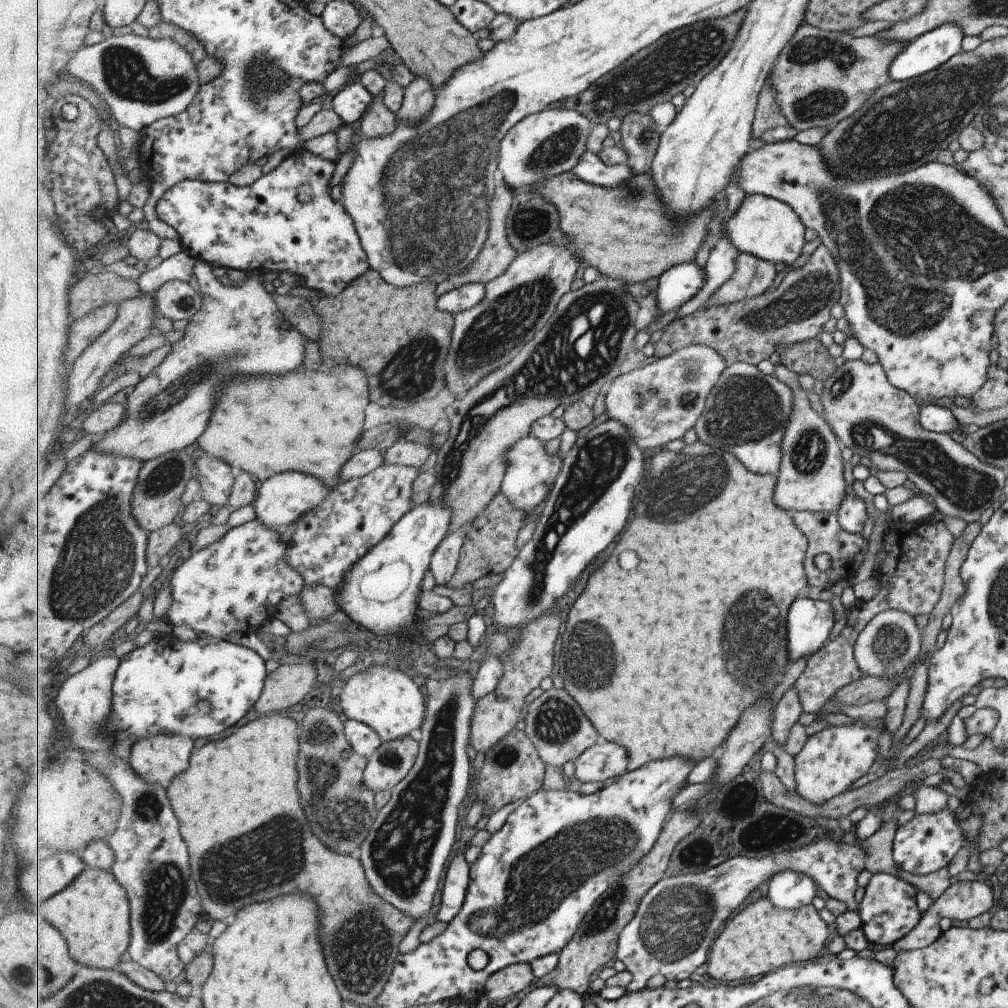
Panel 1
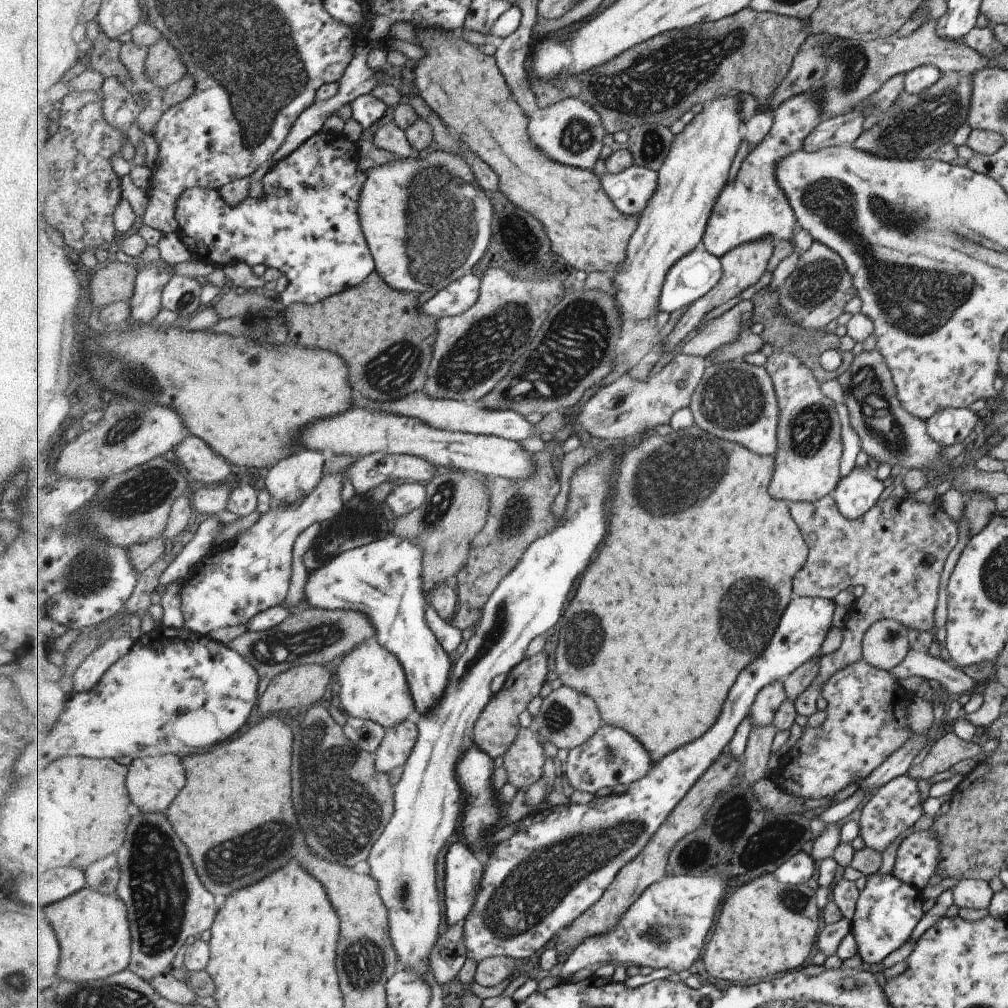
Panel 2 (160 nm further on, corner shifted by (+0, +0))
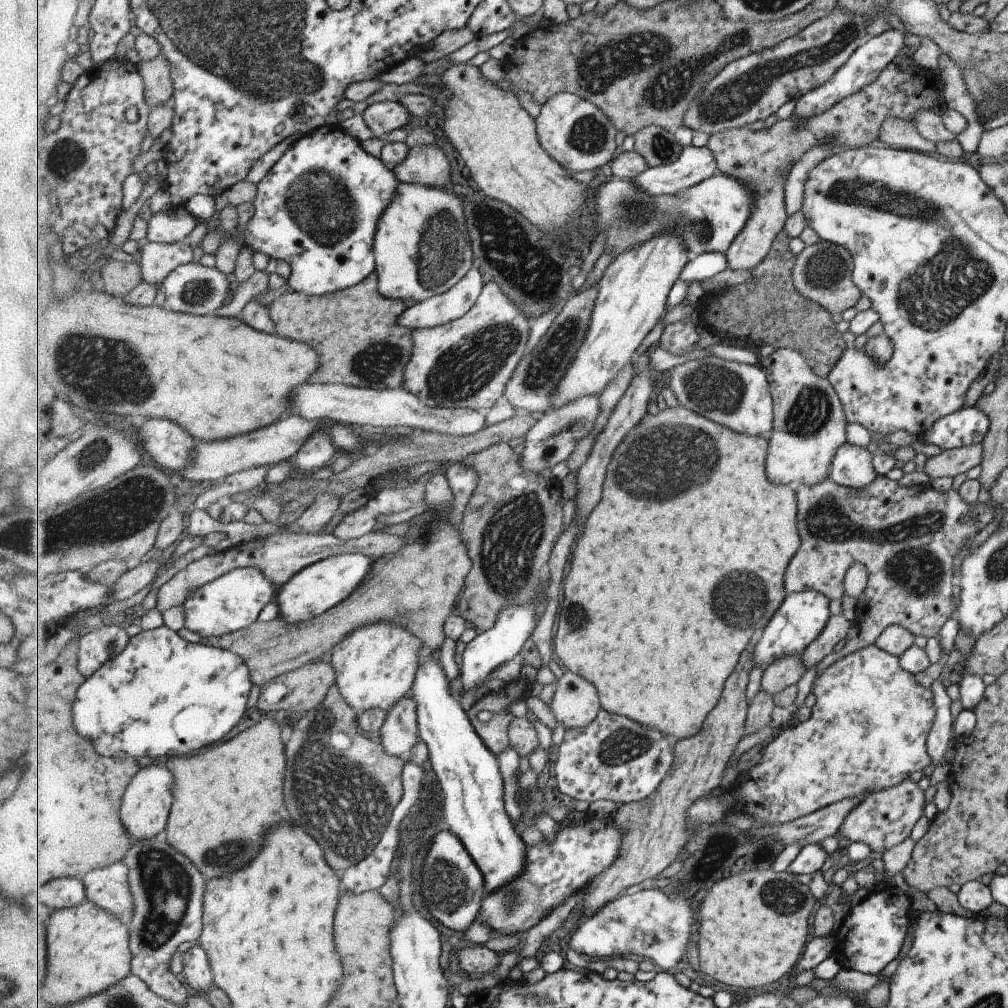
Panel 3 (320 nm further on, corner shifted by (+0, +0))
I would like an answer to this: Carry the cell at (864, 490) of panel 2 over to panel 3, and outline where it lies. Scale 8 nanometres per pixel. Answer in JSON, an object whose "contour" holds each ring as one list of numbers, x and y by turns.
{"contour":[[843,443,830,462,827,477,836,485,862,489,873,480,872,455,864,447]]}

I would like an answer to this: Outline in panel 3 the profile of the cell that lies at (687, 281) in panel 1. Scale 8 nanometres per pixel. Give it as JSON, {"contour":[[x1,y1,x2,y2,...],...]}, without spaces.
{"contour":[[713,251,700,254,698,257,691,258,687,266,683,269,680,278,689,285,693,280,703,282,712,279,719,272,729,268,728,256,721,251]]}

